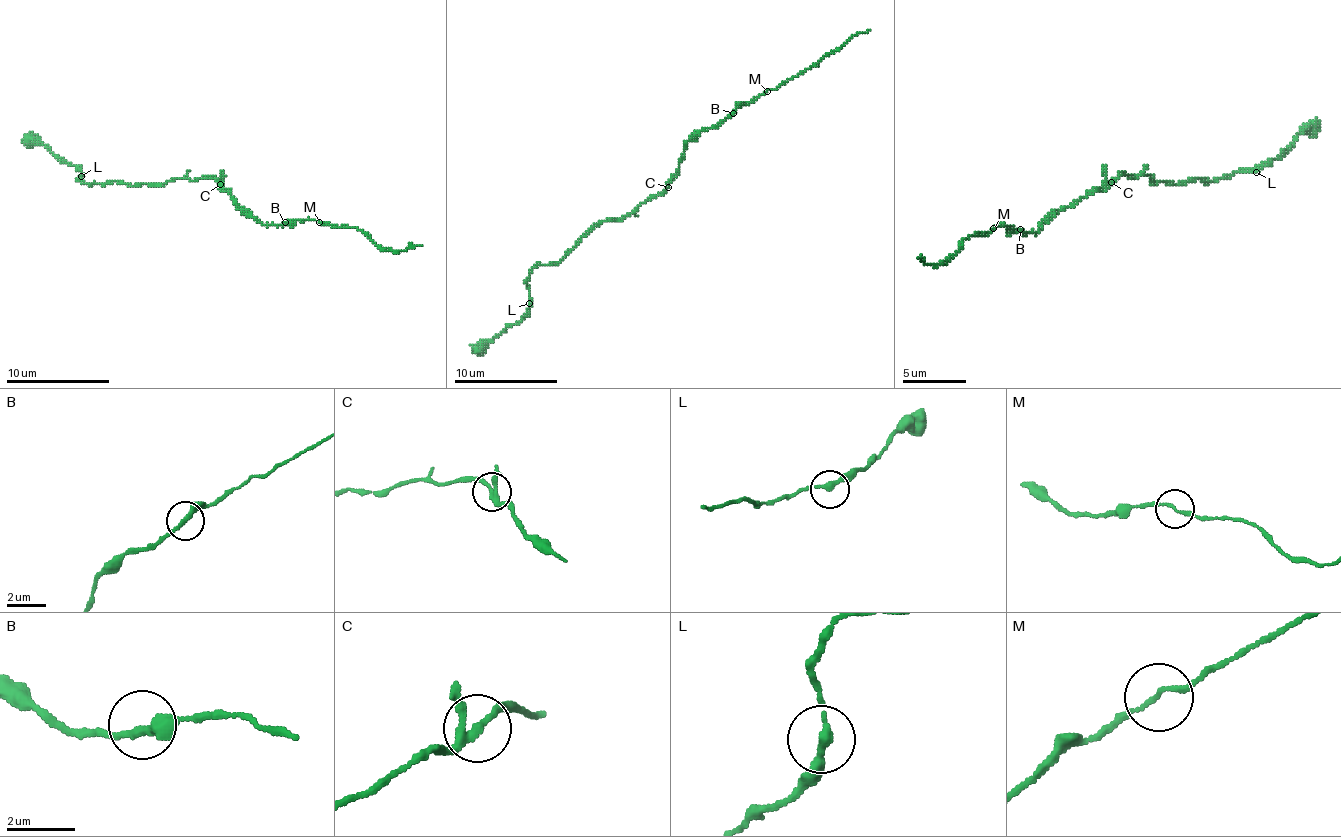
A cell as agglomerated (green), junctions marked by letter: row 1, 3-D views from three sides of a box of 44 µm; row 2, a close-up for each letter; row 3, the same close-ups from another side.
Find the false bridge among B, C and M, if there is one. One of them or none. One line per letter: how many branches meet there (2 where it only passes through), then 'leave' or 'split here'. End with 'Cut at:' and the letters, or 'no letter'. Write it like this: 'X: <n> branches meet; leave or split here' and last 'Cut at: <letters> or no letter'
B: 2 branches meet; leave
C: 3 branches meet; leave
M: 2 branches meet; leave
Cut at: no letter

